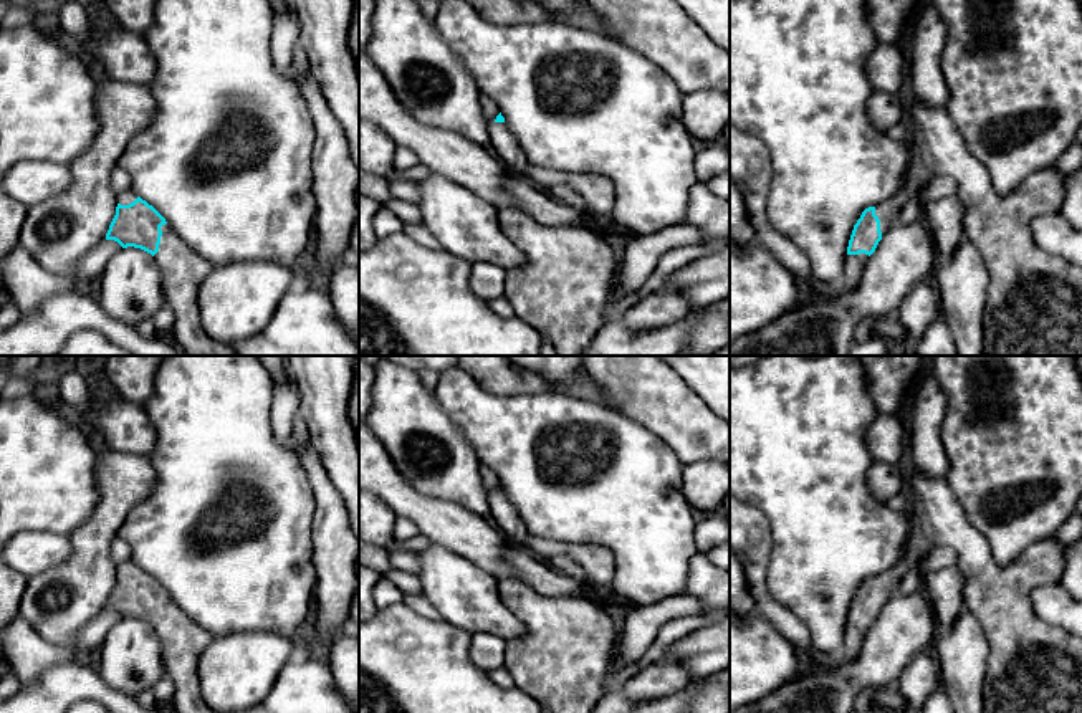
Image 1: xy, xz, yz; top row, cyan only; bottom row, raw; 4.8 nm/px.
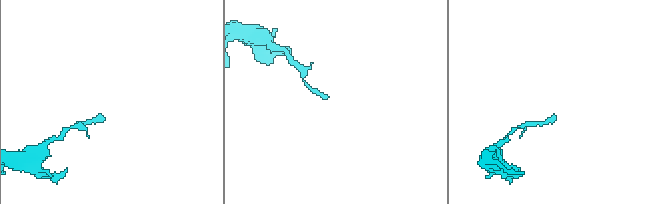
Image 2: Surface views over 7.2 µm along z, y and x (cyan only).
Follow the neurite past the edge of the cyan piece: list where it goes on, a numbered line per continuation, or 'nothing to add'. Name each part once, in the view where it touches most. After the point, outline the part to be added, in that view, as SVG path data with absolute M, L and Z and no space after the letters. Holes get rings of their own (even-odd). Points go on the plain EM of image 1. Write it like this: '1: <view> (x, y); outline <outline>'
1: xy (182, 641); outline M169 594L160 601L154 630L160 640L165 673L174 682L172 706L177 713L218 713L203 701L199 678L199 657L215 637L190 620Z

